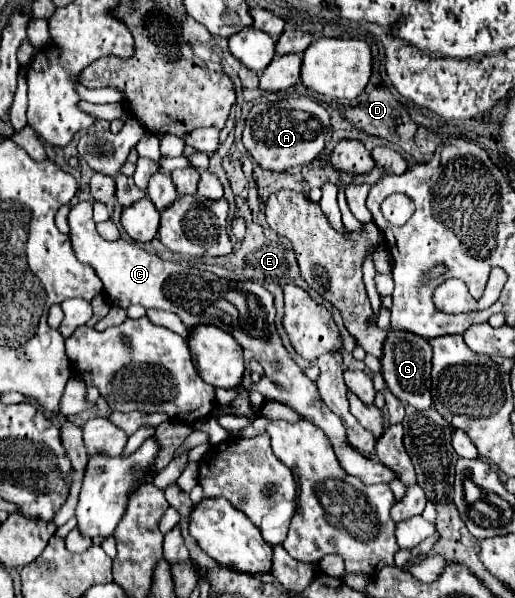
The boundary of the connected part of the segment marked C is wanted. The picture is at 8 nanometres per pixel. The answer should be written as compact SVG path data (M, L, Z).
M79 201L71 207L68 214L68 238L72 242L74 254L80 262L90 264L98 278L104 284L104 294L116 308L128 308L132 304L140 304L144 308L156 308L164 312L174 312L182 318L182 322L188 328L196 328L200 324L212 324L218 326L226 332L230 332L238 344L252 352L254 358L262 364L264 368L264 378L252 388L262 392L266 398L278 400L296 412L304 414L308 420L312 420L318 428L324 430L324 434L330 438L332 446L336 448L336 456L346 468L346 472L358 476L364 484L390 484L392 480L398 478L394 470L384 466L382 462L376 460L366 460L366 456L358 456L356 450L346 440L346 430L342 428L342 422L338 416L322 404L318 396L318 388L312 380L306 378L302 368L294 362L290 352L284 348L278 332L276 332L276 308L274 308L274 296L258 282L238 282L238 280L228 280L220 278L212 272L200 270L190 264L180 264L180 262L164 262L158 256L148 254L146 250L138 248L138 244L126 242L126 240L114 240L108 242L104 240L94 226L93 203L91 201Z

